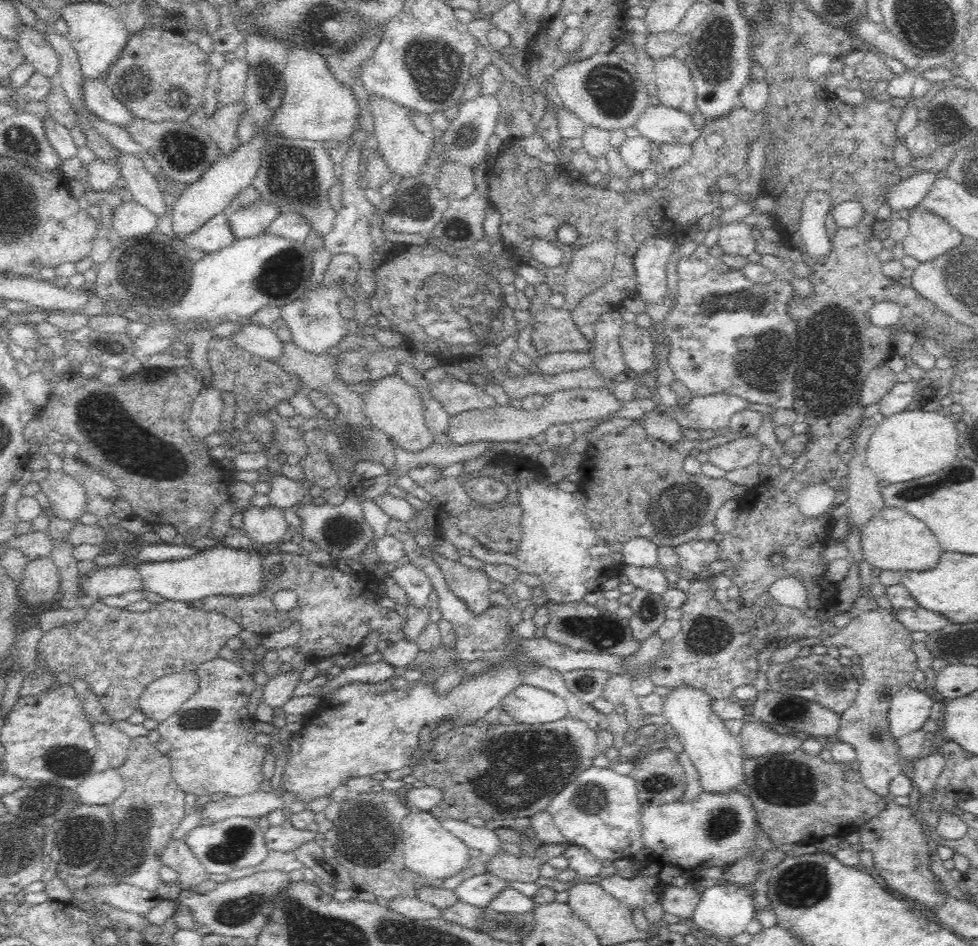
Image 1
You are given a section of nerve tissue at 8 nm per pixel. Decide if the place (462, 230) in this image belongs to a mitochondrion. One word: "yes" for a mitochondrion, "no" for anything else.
no

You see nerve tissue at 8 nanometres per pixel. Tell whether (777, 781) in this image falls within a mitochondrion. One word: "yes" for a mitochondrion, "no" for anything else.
yes

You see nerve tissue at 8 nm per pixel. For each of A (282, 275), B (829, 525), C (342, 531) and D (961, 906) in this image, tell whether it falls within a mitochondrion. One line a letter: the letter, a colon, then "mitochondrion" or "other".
A: mitochondrion
B: other
C: mitochondrion
D: other

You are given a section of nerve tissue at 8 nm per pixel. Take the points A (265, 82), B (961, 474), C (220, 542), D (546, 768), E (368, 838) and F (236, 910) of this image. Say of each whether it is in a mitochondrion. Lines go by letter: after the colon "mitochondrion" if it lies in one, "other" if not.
A: mitochondrion
B: mitochondrion
C: other
D: mitochondrion
E: mitochondrion
F: mitochondrion

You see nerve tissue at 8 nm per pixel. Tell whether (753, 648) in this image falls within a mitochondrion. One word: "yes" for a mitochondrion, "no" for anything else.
no

